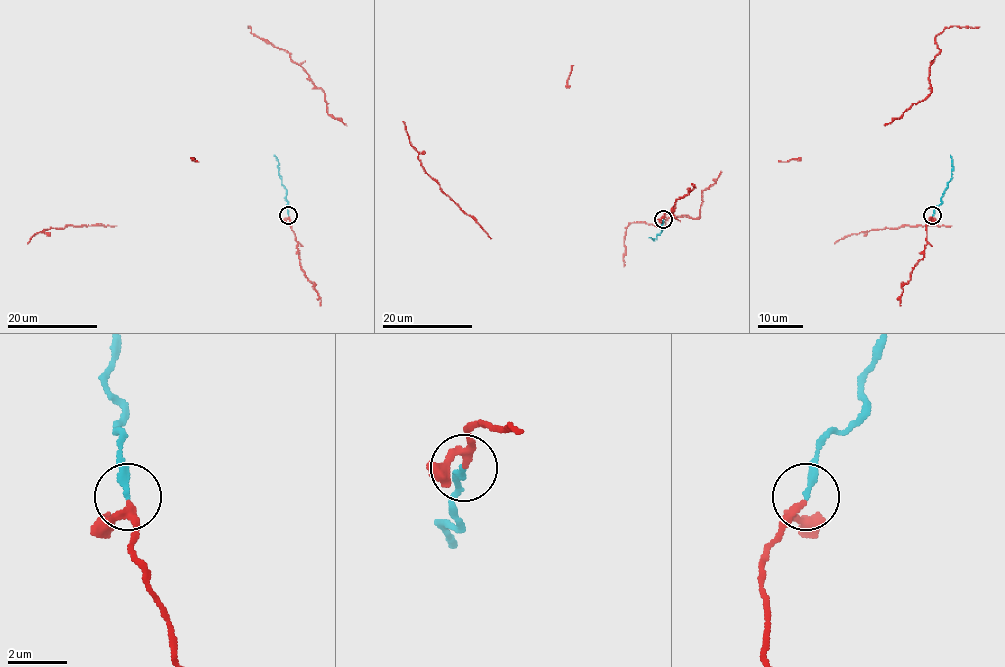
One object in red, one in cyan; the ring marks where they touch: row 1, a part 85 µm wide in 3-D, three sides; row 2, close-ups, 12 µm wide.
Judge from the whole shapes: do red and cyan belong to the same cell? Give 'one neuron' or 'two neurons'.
one neuron

